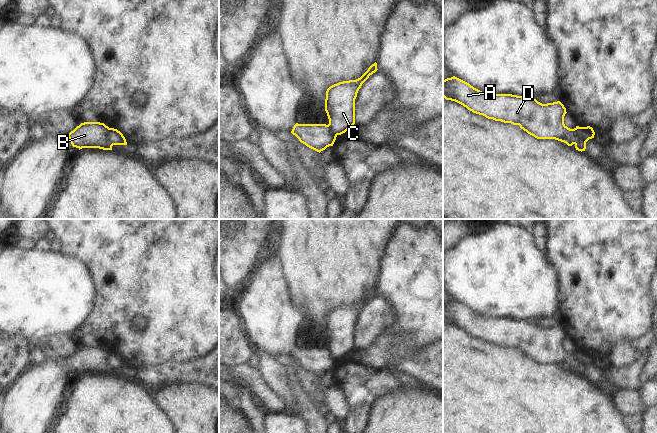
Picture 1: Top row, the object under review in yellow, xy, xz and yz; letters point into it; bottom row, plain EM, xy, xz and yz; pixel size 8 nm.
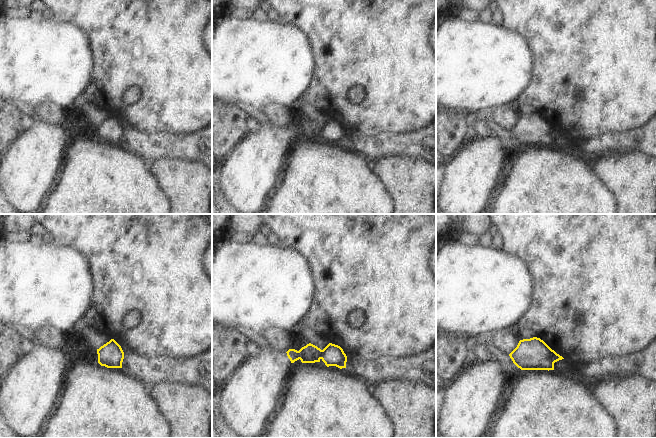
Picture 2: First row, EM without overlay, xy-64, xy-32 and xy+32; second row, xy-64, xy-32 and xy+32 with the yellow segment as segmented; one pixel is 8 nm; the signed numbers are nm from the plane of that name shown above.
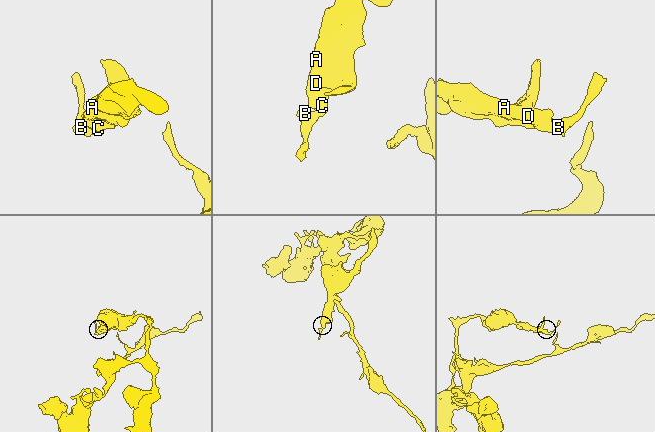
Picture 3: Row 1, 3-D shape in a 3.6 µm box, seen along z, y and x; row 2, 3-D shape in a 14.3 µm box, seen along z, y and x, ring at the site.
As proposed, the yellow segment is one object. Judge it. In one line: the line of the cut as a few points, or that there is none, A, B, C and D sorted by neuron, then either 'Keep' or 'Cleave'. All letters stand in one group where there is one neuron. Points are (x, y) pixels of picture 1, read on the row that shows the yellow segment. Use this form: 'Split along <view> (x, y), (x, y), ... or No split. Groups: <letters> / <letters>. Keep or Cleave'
Split along xy (108, 128), (107, 140), (112, 145). Groups: A C D / B. Cleave.

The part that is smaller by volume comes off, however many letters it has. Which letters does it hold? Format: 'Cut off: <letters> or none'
Cut off: B

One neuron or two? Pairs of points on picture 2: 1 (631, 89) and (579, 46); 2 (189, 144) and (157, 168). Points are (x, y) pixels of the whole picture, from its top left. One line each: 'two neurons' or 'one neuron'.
1: one neuron
2: two neurons

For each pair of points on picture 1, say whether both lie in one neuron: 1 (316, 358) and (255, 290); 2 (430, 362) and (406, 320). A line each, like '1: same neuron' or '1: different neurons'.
1: same neuron
2: different neurons

